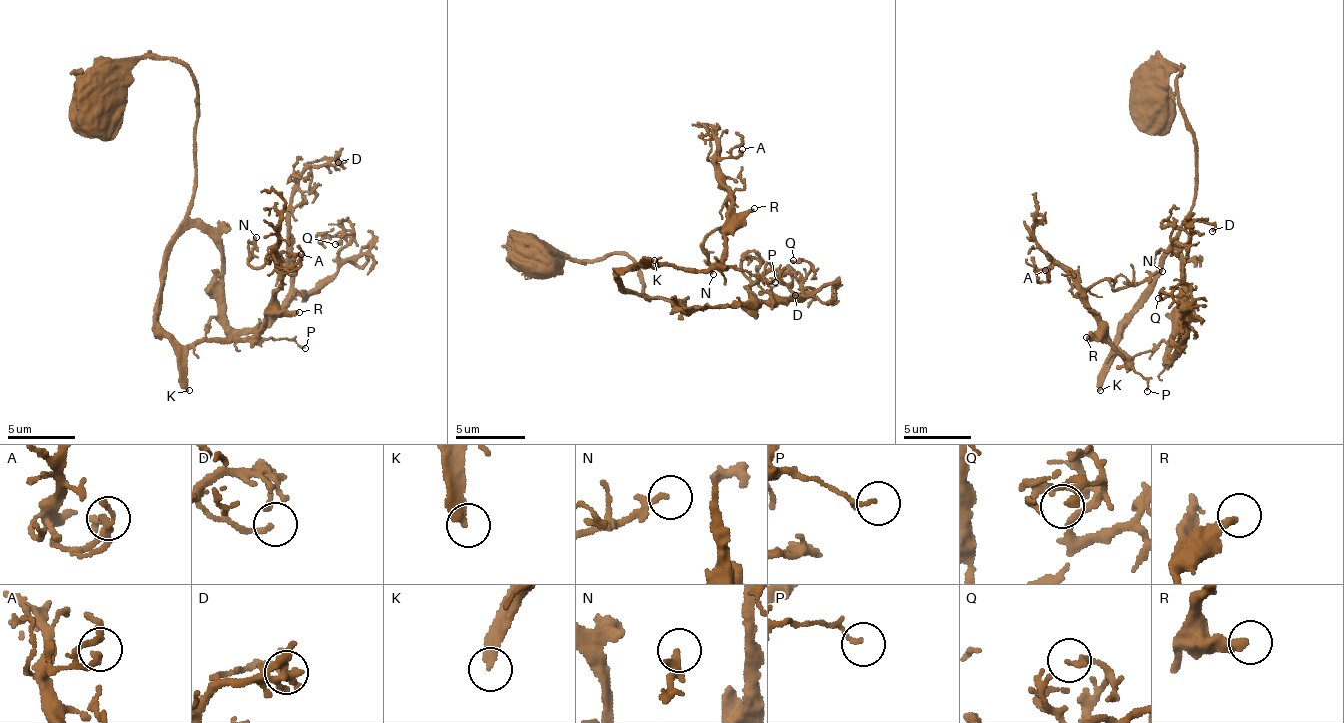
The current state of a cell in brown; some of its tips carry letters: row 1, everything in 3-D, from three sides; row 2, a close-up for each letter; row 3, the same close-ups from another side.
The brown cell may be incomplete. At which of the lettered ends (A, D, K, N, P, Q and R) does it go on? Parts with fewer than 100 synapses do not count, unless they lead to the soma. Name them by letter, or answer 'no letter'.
K

